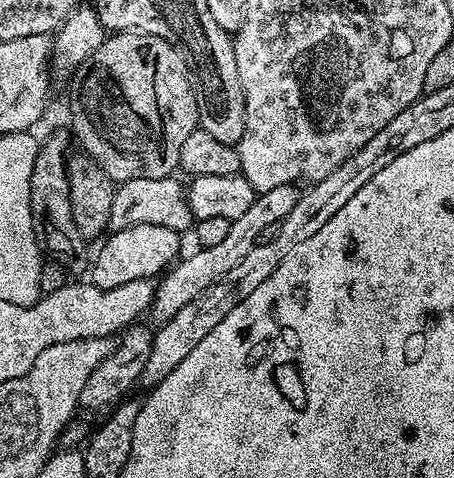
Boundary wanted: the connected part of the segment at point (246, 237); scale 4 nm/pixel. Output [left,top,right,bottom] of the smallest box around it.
[150,184,300,325]

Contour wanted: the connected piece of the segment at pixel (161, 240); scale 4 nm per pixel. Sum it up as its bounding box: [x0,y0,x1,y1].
[91,224,182,288]

